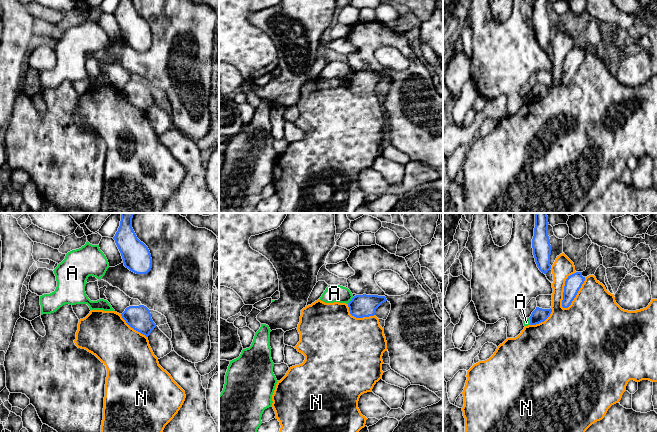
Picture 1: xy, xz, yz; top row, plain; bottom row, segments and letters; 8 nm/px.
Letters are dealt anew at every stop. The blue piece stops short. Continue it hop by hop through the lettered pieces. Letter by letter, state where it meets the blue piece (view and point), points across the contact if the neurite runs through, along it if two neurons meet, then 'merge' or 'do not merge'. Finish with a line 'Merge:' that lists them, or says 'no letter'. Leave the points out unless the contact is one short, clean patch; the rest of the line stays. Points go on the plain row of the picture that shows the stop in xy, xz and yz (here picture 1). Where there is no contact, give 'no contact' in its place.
A: meets blue in xz at (351, 76); border along xz (353, 73), (347, 79); do not merge
N: meets blue in yz at (576, 70); do not merge
Merge: no letter

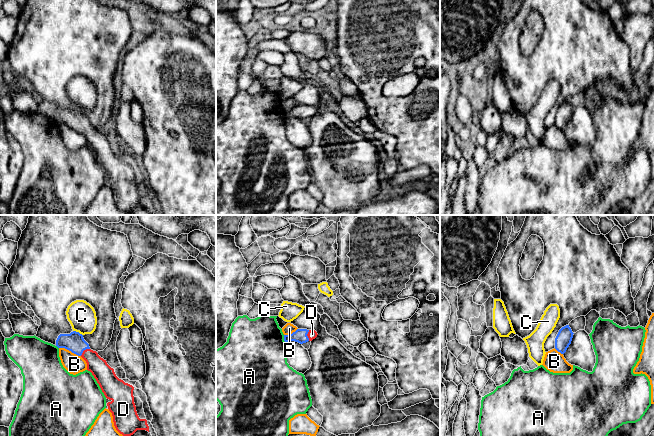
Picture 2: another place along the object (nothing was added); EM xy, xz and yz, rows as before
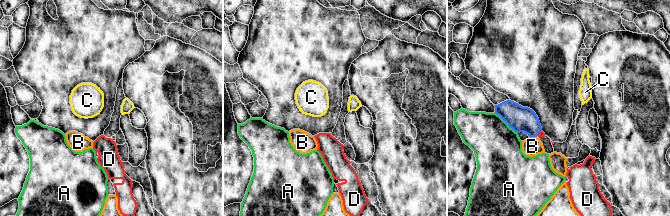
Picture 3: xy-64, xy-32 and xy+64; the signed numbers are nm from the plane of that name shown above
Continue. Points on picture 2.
A: meets blue in xz at (284, 115); do not merge
B: meets blue in xy at (70, 126); border along xy (59, 123), (64, 123), (80, 132); do not merge
C: meets blue in xy at (78, 108); border along xy (73, 106), (82, 111); do not merge
D: meets blue in xy at (84, 125); runs through xy (74, 118), (84, 125), (103, 149); merge
Merge: D

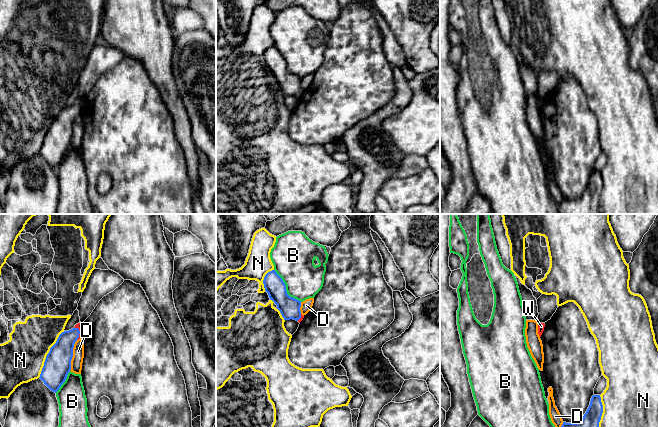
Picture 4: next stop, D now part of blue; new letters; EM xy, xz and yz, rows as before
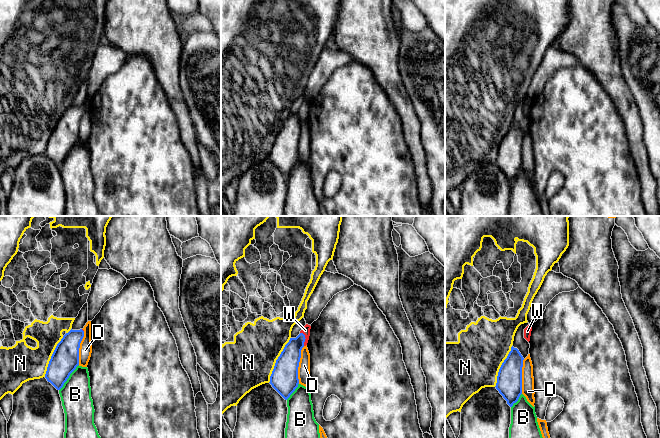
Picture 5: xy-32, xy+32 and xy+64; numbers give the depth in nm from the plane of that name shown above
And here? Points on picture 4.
B: meets blue in xz at (285, 64); do not merge
D: meets blue in xy at (72, 131); do not merge
N: meets blue in xy at (47, 130); do not merge
W: meets blue in xy at (79, 108); merge
Merge: W

